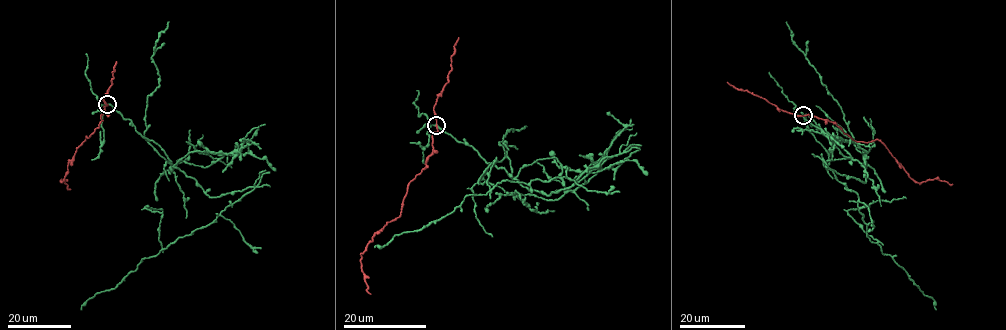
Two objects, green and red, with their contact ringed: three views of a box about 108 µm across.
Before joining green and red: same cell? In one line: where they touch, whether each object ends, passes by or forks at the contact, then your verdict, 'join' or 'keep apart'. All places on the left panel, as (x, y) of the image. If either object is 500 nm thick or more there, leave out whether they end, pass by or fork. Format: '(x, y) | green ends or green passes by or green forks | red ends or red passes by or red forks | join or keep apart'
(107, 104) | green passes by | red passes by | keep apart

